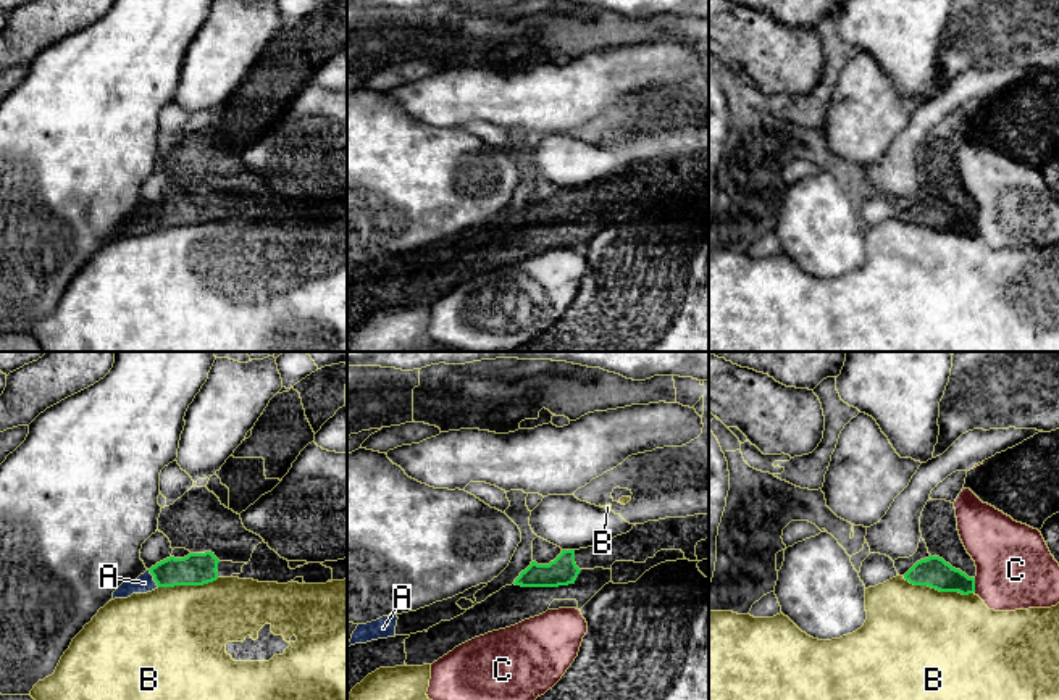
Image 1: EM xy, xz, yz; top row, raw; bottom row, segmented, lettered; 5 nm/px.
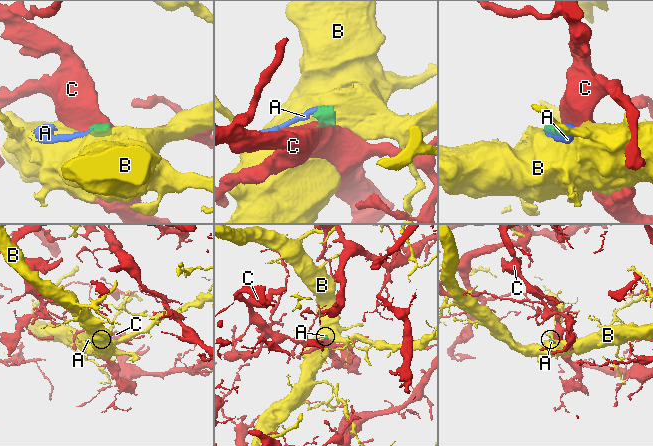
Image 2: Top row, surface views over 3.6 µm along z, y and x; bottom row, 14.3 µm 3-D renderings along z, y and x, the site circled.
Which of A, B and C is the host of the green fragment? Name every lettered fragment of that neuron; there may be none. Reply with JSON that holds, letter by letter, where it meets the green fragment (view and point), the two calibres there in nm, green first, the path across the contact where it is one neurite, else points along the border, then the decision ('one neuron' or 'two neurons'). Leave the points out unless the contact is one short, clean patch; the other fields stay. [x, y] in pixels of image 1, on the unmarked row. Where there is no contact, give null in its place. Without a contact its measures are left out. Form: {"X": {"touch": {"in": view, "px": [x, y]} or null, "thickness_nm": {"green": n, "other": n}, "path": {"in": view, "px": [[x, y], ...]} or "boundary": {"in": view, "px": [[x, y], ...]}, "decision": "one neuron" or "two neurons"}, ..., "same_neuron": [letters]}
{"A": {"touch": {"in": "xy", "px": [154, 216]}, "thickness_nm": {"green": 160, "other": 90}, "path": {"in": "xy", "px": [[196, 207], [170, 210], [154, 216], [144, 221]]}, "decision": "one neuron"}, "B": {"touch": {"in": "yz", "px": [938, 228]}, "thickness_nm": {"green": 160, "other": 480}, "boundary": {"in": "yz", "px": [[903, 215], [914, 223], [972, 233]]}, "decision": "two neurons"}, "C": {"touch": {"in": "yz", "px": [974, 224]}, "thickness_nm": {"green": 160, "other": 380}, "boundary": {"in": "yz", "px": [[975, 218], [972, 231]]}, "decision": "two neurons"}, "same_neuron": ["A"]}

